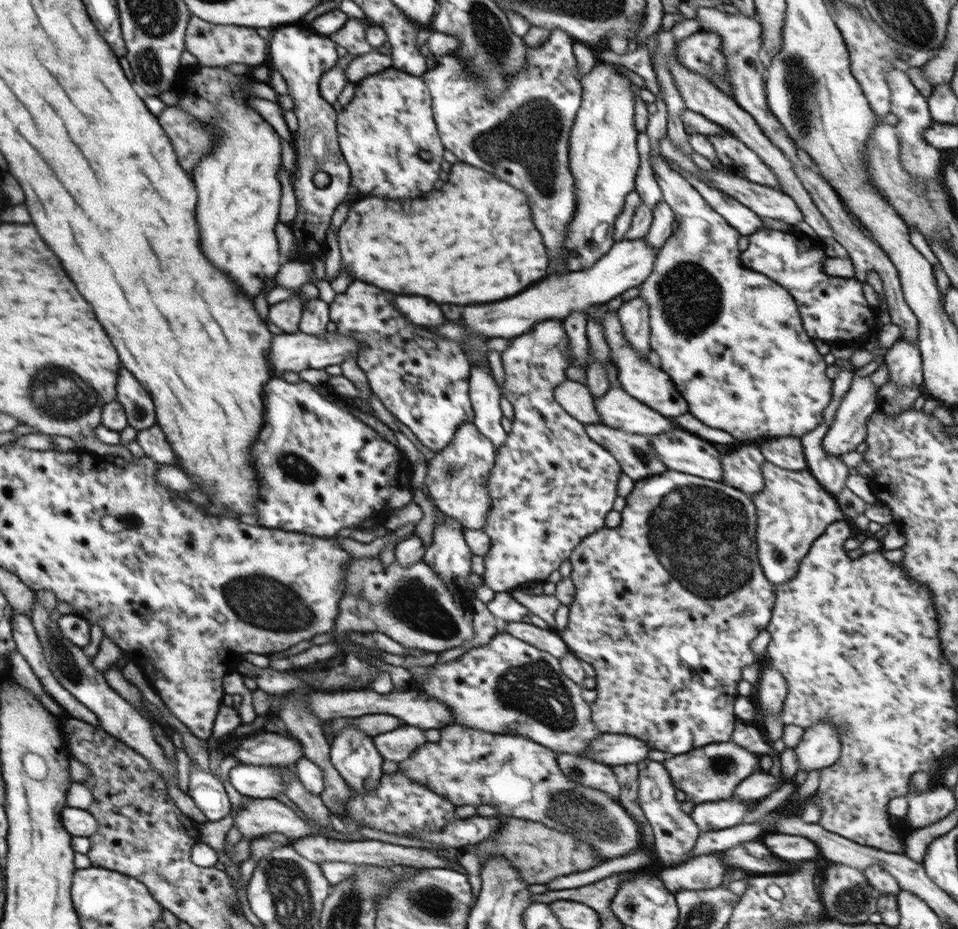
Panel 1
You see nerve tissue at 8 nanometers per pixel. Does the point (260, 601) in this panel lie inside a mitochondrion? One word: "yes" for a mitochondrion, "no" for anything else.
yes

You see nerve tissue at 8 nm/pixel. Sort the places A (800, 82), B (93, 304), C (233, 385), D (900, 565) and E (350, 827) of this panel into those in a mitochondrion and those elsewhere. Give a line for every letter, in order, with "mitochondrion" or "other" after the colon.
A: mitochondrion
B: other
C: other
D: other
E: other

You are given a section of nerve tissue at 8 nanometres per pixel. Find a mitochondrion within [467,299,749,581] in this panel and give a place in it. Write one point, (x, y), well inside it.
(642, 457)

